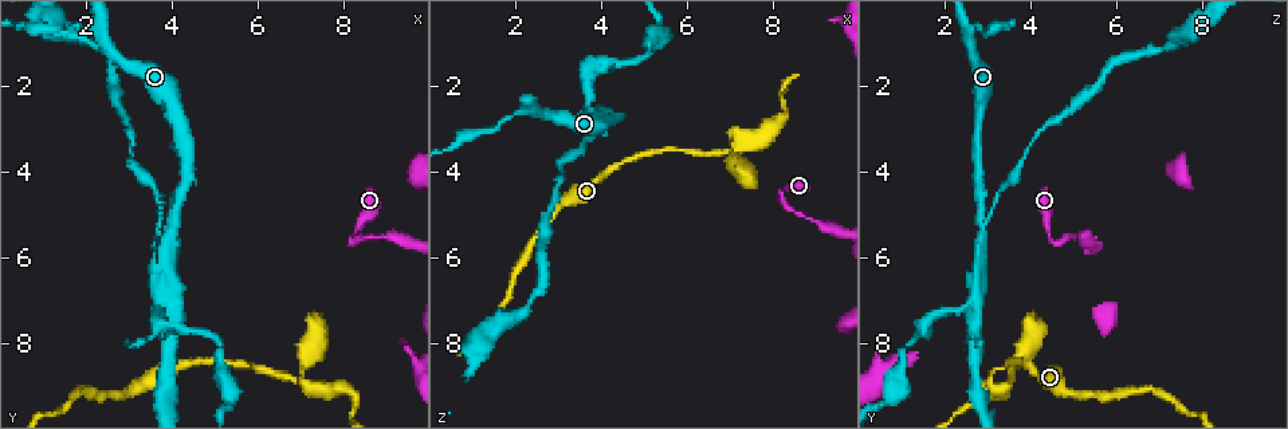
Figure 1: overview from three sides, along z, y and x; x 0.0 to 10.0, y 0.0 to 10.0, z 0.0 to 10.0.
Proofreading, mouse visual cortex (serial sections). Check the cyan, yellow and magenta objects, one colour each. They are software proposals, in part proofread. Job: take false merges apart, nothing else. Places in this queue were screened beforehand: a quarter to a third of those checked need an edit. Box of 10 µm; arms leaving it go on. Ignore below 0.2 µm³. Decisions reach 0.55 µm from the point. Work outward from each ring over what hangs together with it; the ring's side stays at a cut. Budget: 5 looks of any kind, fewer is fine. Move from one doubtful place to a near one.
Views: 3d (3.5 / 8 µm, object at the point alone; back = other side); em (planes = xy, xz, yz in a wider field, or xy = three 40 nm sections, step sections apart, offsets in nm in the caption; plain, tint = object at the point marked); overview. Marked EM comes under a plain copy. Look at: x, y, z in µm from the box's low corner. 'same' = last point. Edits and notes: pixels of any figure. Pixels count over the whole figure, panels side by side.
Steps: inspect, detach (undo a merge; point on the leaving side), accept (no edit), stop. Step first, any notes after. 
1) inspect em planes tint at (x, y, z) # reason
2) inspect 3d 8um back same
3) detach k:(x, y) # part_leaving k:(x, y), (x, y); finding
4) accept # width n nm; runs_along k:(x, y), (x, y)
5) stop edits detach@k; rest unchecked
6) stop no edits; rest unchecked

inspect 3d 8um back at (7.30, 9.05, 3.40) # two arms in line, one across

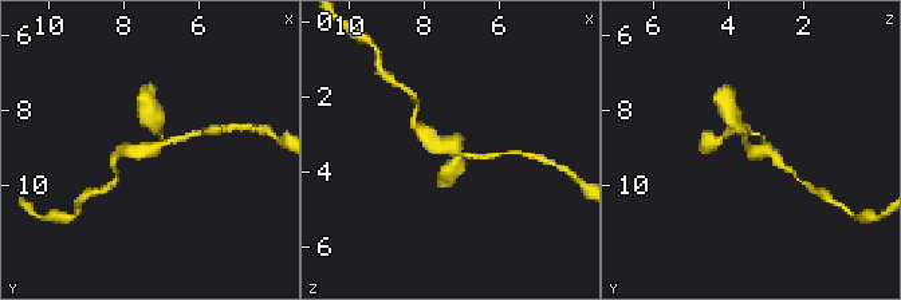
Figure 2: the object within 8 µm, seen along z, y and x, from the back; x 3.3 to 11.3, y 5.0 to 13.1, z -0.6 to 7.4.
inspect 3d 3.5um same

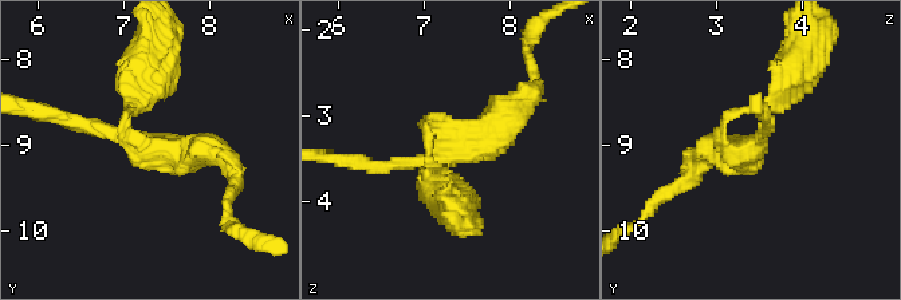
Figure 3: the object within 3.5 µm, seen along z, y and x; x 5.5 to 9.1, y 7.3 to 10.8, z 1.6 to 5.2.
inspect em xy step 5 tint at (7.30, 9.00, 3.40) # arms 3; arm_widths 150, 150, 350 nm; need the tissue

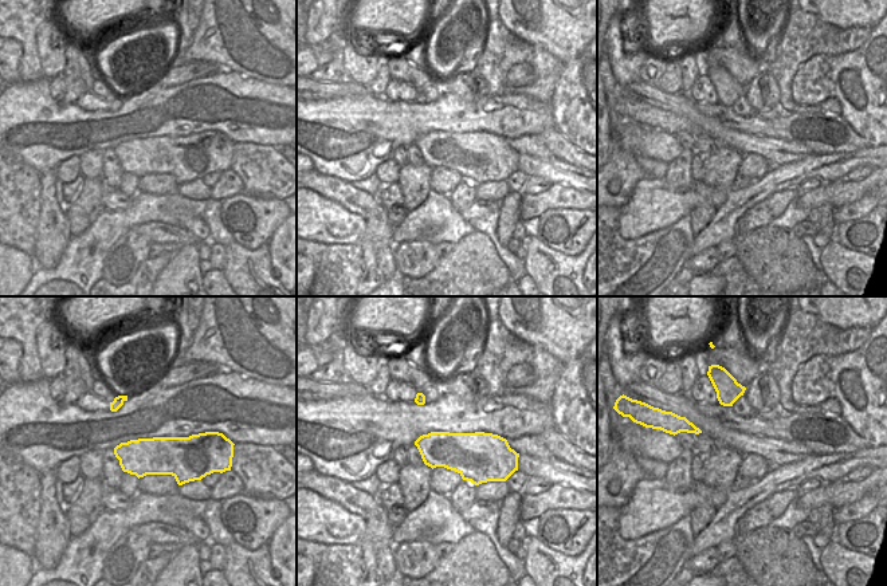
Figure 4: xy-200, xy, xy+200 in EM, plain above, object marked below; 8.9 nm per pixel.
accept # runs_along 3:(69, 121), (148, 149), (126, 137), (126, 109); one cell here

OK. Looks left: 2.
inspect 3d 3.5um at (8.15, 5.65, 4.60) # narrows sharply

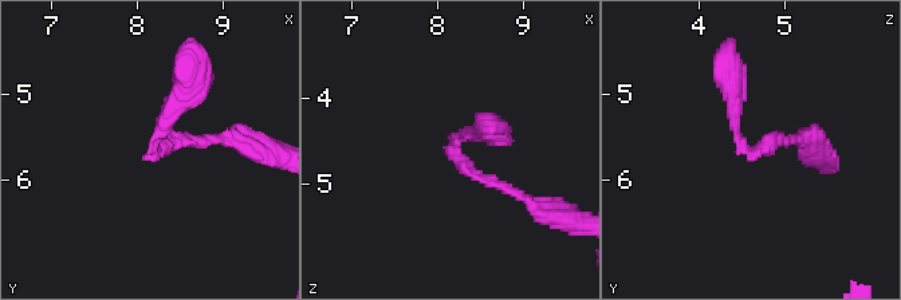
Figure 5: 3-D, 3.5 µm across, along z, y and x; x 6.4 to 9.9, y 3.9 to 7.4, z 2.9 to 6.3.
inspect em xy step 5 tint at (8.20, 5.65, 4.55)

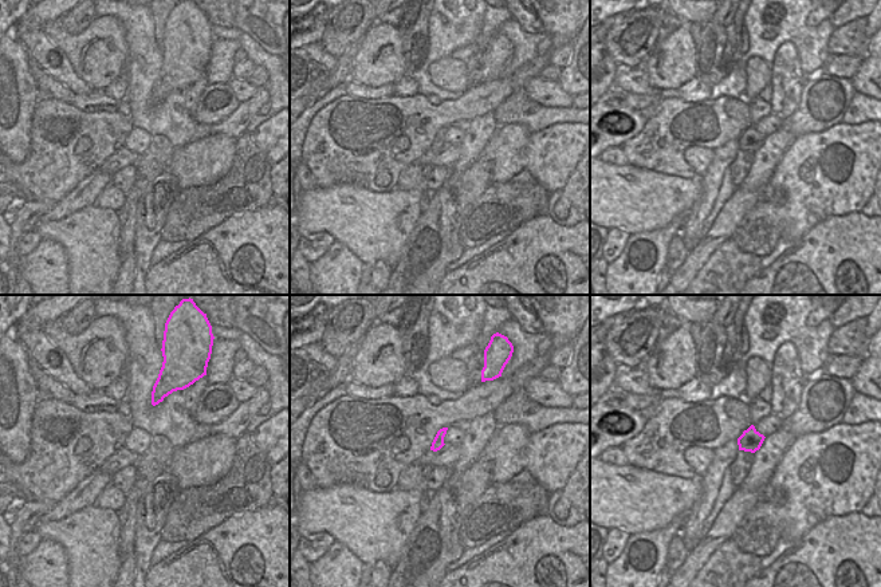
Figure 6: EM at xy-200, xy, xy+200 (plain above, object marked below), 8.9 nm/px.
accept # runs_along 5:(728, 75), (735, 129), (752, 153), (797, 141); all the same cell

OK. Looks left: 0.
stop no edits; rest unchecked

